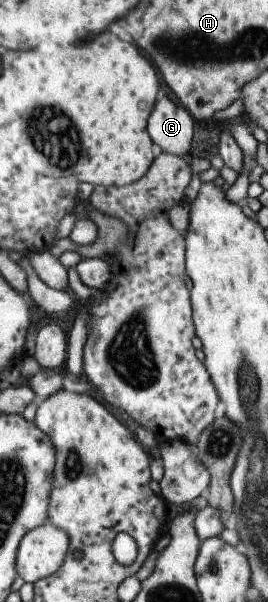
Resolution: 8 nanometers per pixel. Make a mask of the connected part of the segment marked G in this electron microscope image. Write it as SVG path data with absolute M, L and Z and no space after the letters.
M170 94L157 99L147 119L147 133L151 141L162 152L184 158L188 158L193 127L195 127L193 118Z

